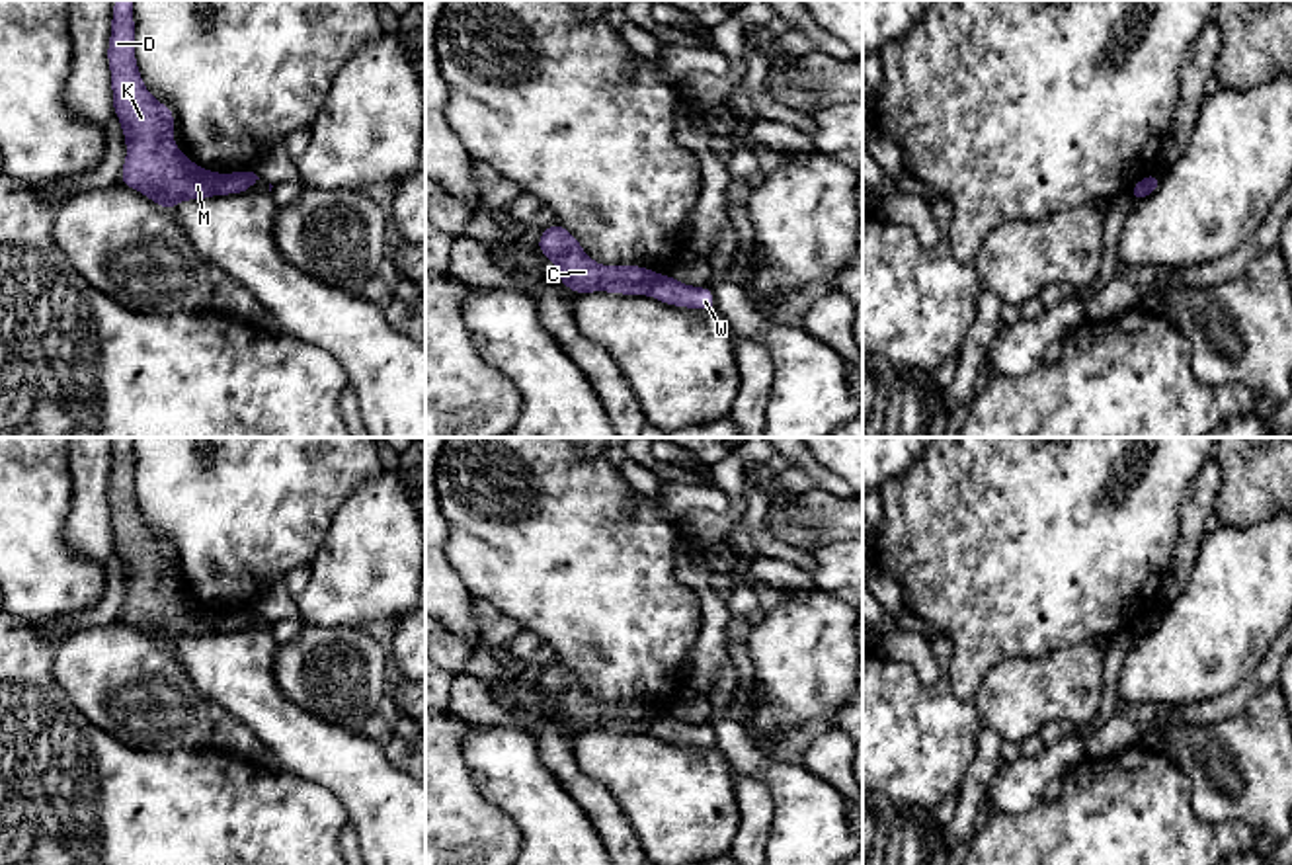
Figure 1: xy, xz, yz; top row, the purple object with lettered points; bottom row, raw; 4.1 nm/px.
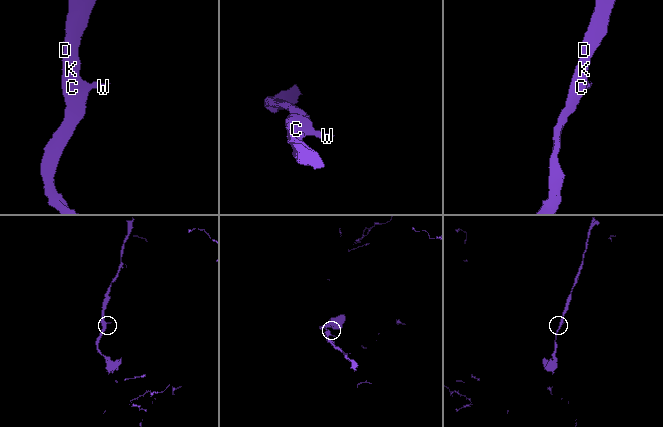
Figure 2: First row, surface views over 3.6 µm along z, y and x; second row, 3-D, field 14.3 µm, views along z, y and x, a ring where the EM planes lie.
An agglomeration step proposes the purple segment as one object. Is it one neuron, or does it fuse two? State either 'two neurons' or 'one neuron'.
two neurons

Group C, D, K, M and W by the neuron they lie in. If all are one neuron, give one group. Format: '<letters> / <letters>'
C D K M / W

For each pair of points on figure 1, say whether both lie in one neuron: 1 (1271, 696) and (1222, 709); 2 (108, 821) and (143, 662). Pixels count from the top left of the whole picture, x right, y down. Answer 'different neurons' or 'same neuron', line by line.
1: different neurons
2: different neurons

